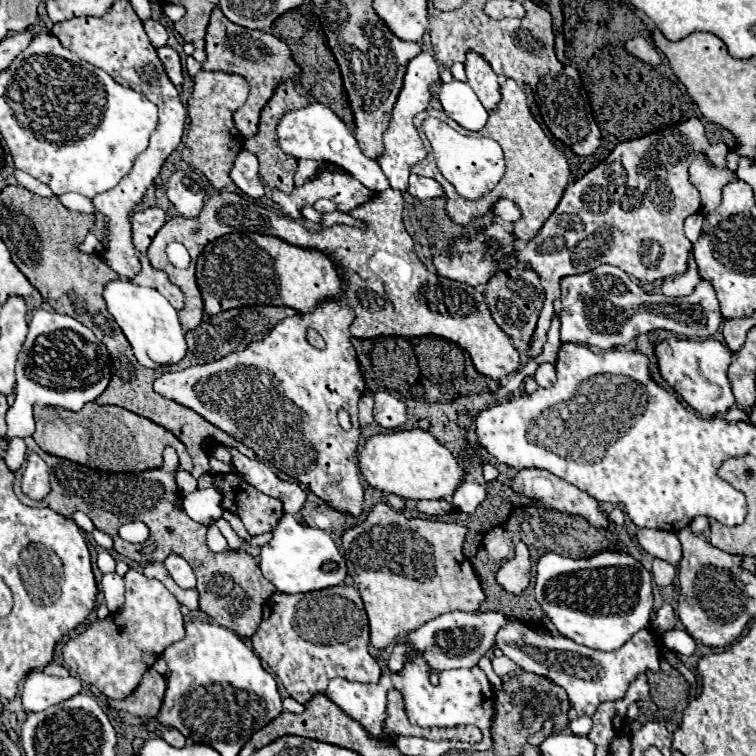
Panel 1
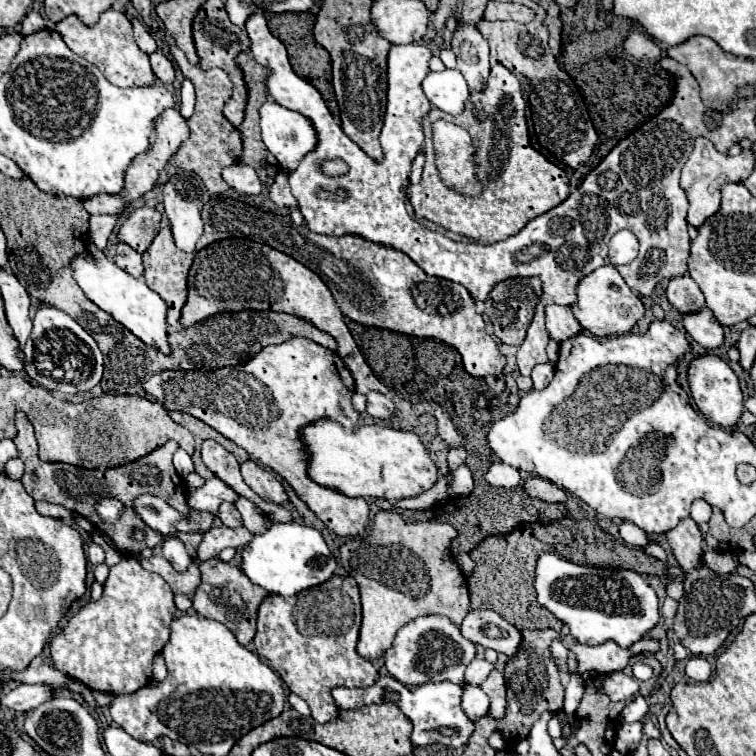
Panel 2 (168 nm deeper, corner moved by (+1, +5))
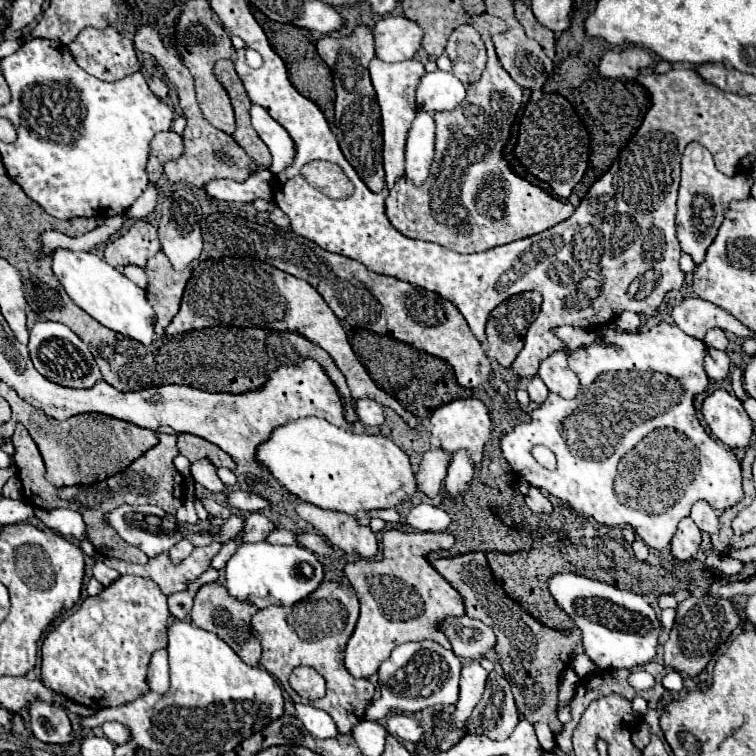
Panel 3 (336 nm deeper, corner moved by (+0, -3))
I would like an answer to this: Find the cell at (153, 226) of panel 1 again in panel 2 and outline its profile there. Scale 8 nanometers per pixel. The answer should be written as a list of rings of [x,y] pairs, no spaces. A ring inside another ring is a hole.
[[[143,206],[127,216],[127,220],[121,224],[117,232],[117,240],[129,244],[133,250],[143,254],[151,246],[159,230],[161,230],[161,214],[155,208]]]

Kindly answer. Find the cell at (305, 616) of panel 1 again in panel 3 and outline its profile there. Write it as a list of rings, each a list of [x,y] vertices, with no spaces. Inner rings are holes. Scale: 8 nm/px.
[[[328,580],[322,582],[316,592],[296,602],[294,606],[268,606],[252,616],[252,628],[262,640],[260,666],[282,682],[282,688],[294,702],[302,702],[302,698],[288,684],[290,672],[296,666],[310,666],[320,672],[320,676],[324,676],[326,680],[326,696],[312,702],[312,706],[328,712],[340,734],[352,734],[352,728],[356,728],[356,724],[364,720],[364,712],[374,696],[374,684],[368,678],[354,678],[344,668],[344,648],[356,628],[356,620],[358,598],[354,588]]]

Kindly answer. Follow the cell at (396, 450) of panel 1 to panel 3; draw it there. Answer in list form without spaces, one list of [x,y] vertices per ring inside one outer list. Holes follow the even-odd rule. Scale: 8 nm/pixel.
[[[302,418],[276,428],[268,442],[260,444],[256,460],[300,500],[346,514],[394,508],[416,492],[412,462],[390,438],[354,434],[322,418]]]

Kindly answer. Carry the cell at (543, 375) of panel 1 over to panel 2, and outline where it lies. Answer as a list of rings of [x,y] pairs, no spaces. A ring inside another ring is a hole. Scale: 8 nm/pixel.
[[[537,364],[531,372],[531,378],[533,378],[533,388],[535,390],[543,390],[547,388],[547,384],[553,380],[553,366],[551,364]]]

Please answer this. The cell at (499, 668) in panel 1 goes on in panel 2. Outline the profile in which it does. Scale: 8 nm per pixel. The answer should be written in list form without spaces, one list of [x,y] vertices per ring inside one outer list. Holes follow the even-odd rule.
[[[475,658],[465,670],[465,682],[471,686],[481,686],[491,670],[493,670],[491,662],[487,662],[485,658]]]

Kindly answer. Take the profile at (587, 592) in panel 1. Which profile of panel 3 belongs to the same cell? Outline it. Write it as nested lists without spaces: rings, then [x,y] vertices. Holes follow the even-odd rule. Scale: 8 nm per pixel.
[[[578,574],[550,576],[548,590],[556,606],[574,620],[576,628],[580,628],[584,652],[598,668],[632,668],[646,664],[656,656],[660,622],[656,610],[646,602],[644,596]]]

